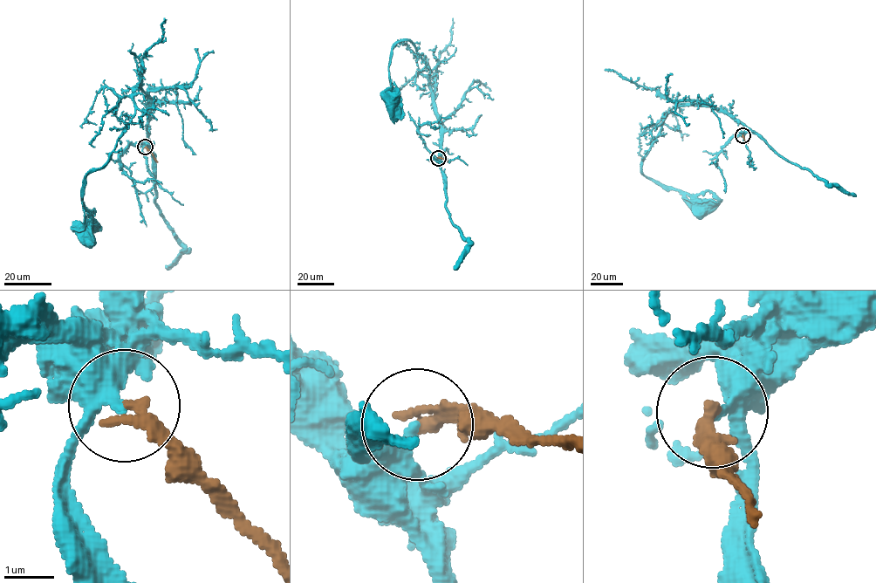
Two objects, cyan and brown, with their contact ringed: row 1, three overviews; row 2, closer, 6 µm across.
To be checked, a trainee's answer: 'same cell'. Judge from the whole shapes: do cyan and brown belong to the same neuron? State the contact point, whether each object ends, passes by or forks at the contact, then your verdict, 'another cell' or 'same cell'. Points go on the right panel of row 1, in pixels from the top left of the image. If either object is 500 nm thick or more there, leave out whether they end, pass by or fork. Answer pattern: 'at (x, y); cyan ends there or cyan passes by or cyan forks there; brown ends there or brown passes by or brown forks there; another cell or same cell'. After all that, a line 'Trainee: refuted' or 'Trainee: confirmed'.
at (742, 135); cyan passes by; brown ends there; same cell
Trainee: confirmed

